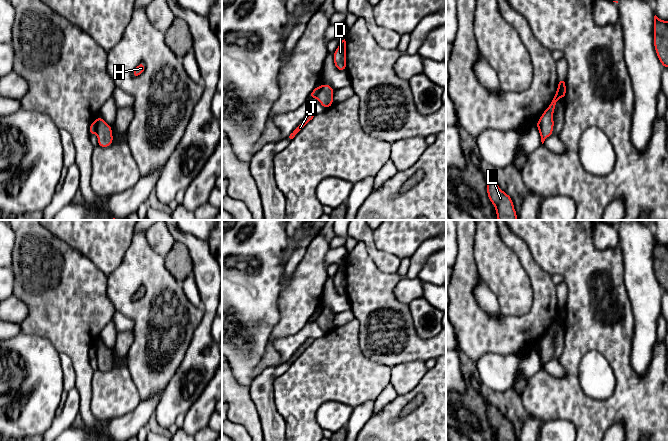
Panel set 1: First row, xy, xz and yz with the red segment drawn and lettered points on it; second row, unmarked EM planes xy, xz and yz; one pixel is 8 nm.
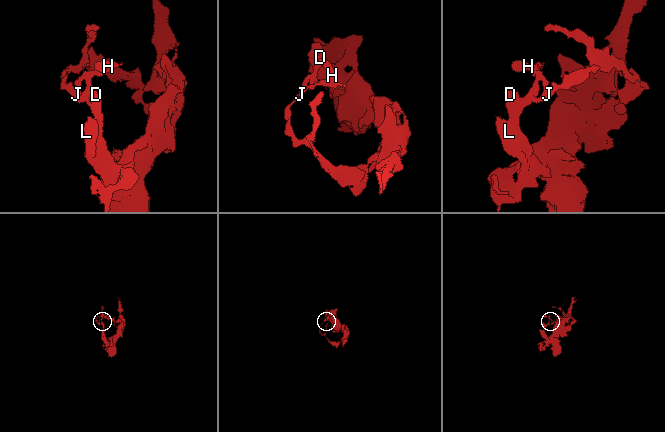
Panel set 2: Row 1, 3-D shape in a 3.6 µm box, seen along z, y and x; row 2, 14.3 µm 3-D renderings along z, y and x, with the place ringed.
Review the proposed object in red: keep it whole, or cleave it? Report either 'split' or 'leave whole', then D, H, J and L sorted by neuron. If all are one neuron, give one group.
split; D H L / J

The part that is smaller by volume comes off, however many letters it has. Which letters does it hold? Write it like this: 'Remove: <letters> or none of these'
Remove: J

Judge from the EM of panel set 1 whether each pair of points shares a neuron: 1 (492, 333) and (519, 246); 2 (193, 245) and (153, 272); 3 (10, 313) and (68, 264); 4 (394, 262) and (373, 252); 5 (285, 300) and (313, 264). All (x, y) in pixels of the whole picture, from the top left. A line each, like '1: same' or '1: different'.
1: same
2: different
3: different
4: same
5: same

